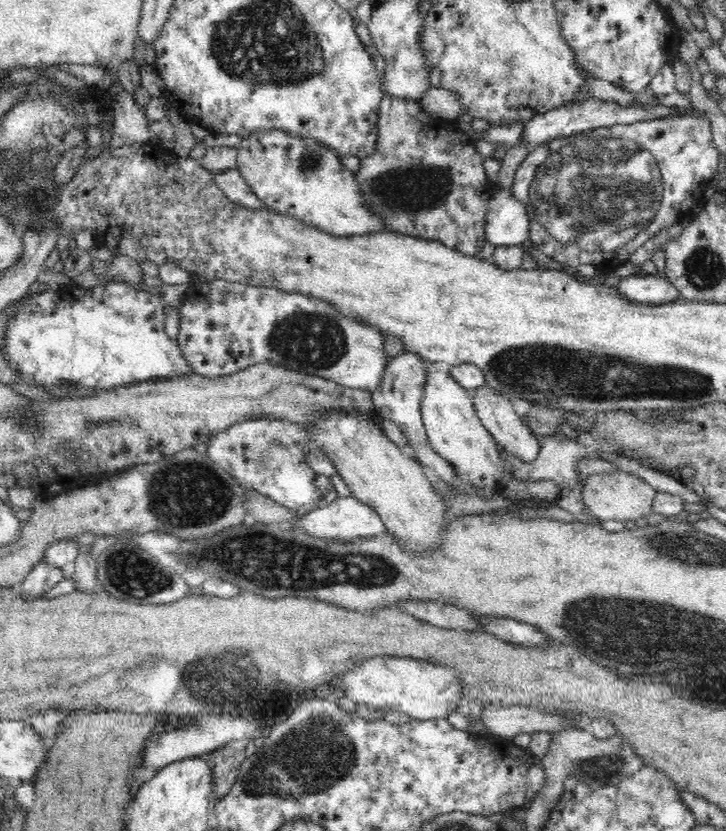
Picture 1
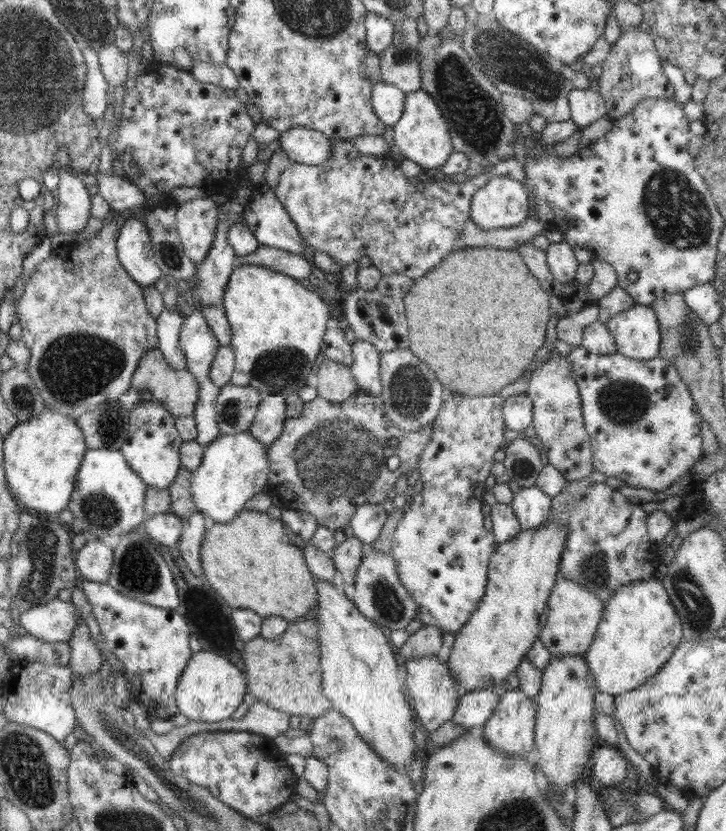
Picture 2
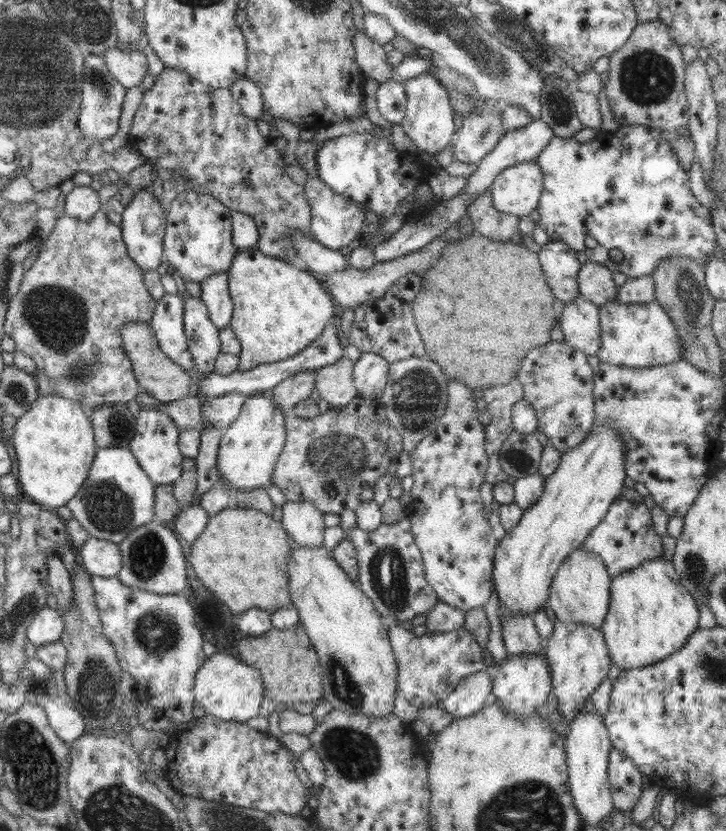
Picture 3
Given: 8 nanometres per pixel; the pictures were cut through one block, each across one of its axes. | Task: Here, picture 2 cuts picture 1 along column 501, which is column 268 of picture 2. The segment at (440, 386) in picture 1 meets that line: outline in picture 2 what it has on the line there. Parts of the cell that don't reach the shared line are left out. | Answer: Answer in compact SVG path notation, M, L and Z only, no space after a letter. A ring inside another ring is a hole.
M250 431L234 435L218 435L214 441L204 446L203 460L193 472L190 493L195 507L202 511L209 523L229 523L246 506L255 494L262 493L270 476L268 447Z

